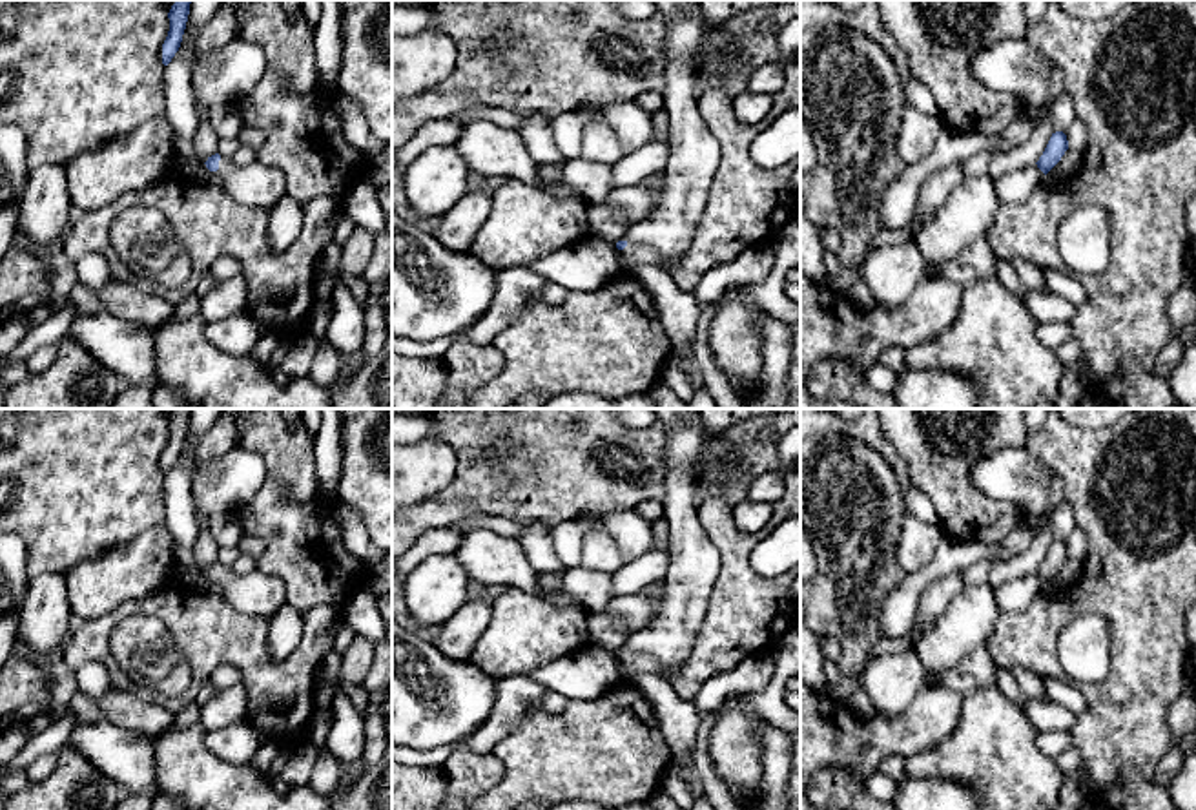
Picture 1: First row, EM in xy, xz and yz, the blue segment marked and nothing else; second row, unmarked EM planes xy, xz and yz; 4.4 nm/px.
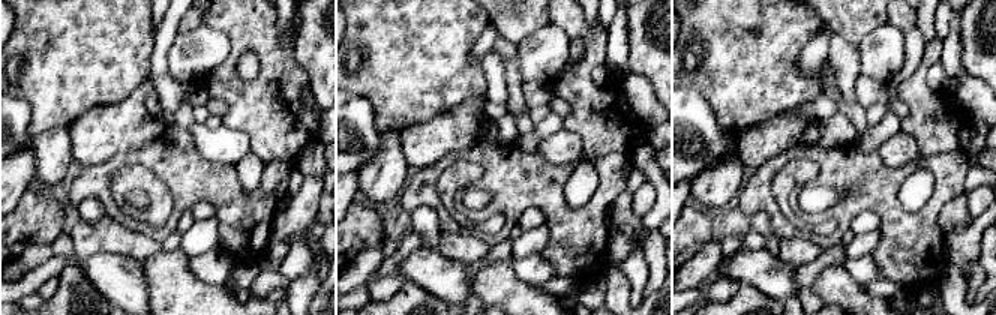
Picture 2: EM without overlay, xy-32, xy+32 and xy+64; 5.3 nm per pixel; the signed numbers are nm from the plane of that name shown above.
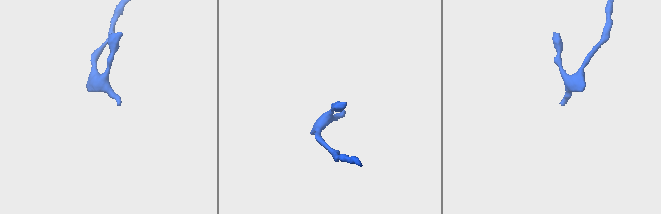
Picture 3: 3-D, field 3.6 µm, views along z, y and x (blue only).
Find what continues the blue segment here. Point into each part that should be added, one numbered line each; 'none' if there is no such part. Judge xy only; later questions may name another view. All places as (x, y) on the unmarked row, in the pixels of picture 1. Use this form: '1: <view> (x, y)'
1: xy (261, 595)

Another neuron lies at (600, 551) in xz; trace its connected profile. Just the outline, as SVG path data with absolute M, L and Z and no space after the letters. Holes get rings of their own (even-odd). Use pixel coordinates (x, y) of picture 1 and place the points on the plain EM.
M594 527L583 536L582 567L613 575L627 562L627 556L605 527Z

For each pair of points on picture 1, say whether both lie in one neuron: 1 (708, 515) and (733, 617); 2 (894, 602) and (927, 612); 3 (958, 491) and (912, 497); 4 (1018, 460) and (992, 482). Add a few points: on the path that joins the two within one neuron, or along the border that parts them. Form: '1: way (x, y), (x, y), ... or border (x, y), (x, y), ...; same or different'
1: way (730, 540), (733, 546), (733, 591); same
2: border (943, 575), (921, 595), (916, 628), (888, 641); different
3: border (912, 484), (927, 495), (939, 520); different
4: way (1012, 466), (998, 477); same

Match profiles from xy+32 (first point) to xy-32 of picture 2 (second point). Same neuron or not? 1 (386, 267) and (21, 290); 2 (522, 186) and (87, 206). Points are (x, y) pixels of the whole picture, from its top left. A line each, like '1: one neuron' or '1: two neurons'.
1: one neuron
2: two neurons

